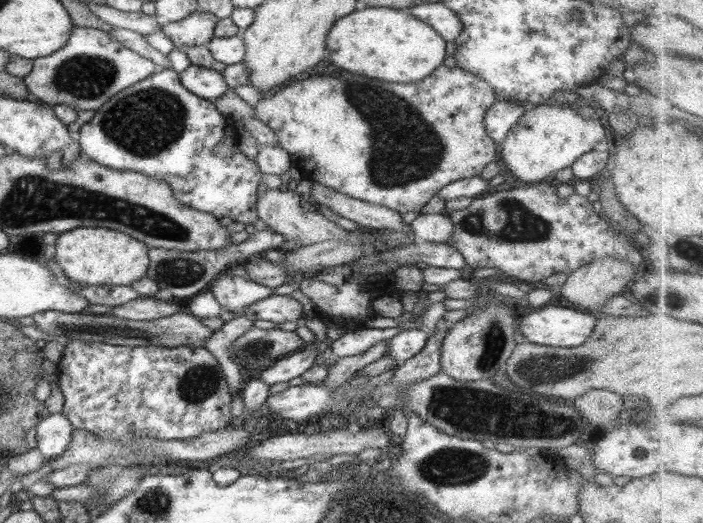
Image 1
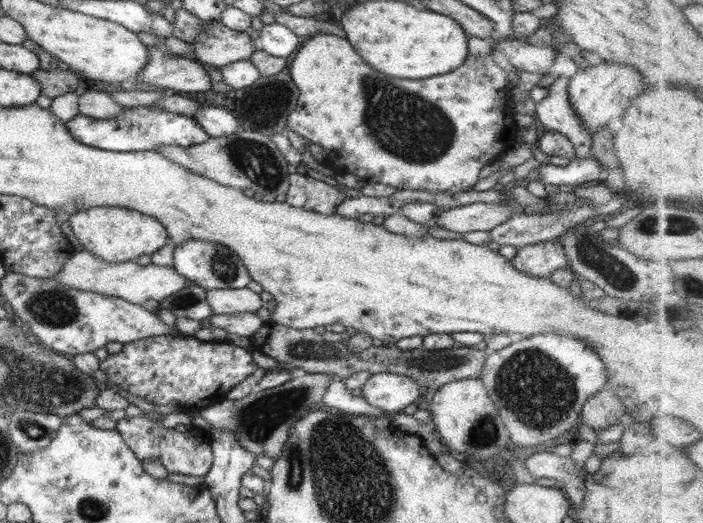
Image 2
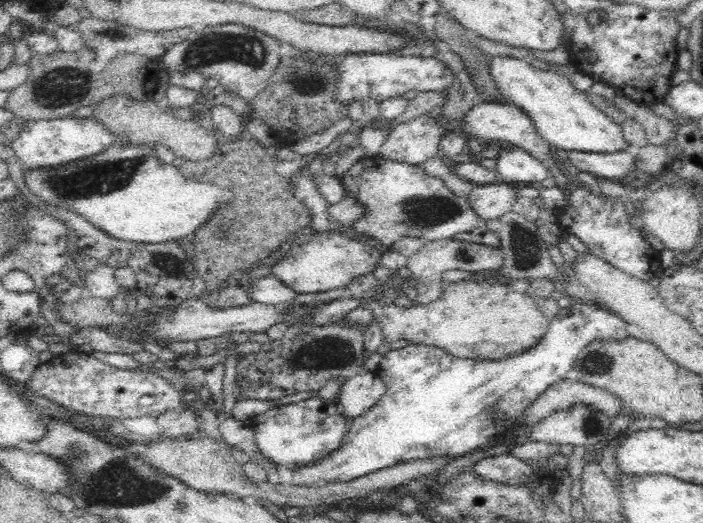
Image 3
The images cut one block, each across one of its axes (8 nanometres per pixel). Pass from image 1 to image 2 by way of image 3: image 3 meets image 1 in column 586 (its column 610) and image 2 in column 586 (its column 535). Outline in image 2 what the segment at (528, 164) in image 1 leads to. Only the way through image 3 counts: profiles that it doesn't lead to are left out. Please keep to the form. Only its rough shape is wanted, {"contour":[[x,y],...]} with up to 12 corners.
{"contour":[[581,67],[567,91],[590,134],[622,117],[646,86],[634,67]]}

